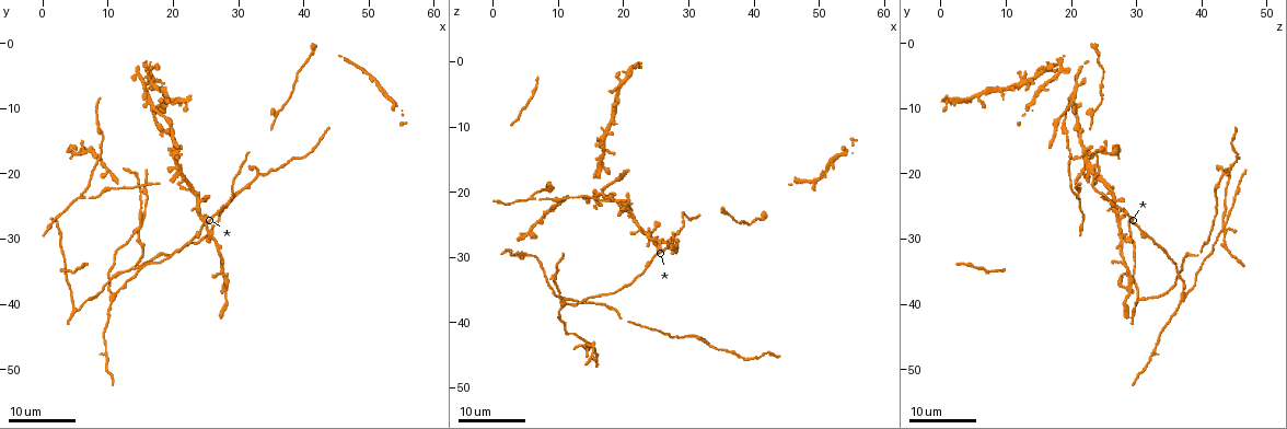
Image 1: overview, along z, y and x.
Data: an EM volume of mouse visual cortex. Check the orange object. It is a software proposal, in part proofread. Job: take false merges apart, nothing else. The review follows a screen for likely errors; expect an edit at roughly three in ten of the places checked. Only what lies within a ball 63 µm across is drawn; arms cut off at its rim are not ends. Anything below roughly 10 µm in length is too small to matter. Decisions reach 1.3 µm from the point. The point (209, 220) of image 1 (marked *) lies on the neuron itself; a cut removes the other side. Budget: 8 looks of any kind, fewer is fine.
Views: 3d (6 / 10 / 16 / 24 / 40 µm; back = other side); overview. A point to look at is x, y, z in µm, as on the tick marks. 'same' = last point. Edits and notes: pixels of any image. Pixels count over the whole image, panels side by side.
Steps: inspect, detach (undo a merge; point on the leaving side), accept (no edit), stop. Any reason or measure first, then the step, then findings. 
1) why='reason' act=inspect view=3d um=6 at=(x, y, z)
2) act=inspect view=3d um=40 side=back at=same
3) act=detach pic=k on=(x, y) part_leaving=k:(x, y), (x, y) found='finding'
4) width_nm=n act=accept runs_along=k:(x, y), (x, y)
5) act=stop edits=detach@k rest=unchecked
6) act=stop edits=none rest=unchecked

why='four arms meet' act=inspect view=3d um=16 at=(20.5, 19.5, 22.5)

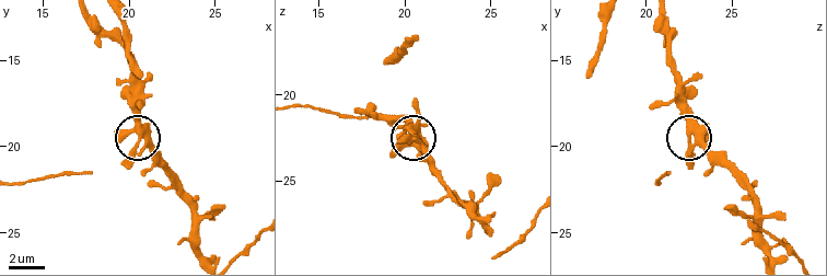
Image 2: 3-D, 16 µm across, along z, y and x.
act=inspect view=3d um=10 at=(20.5, 19.8, 22.5)

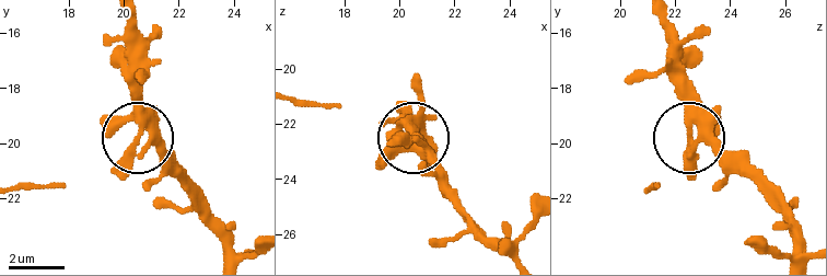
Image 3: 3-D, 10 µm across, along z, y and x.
arms=4 act=accept runs_along=3:(802, 255), (795, 227), (691, 135), (683, 46) found='one neuron here'

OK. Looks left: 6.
why='two arms in line, one across' act=inspect view=3d um=16 at=(11.0, 22.5, 21.0)

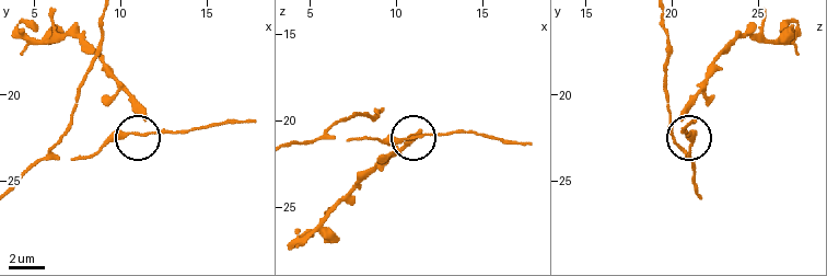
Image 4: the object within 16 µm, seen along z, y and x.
act=inspect view=3d um=10 at=(11.6, 22.3, 20.8)

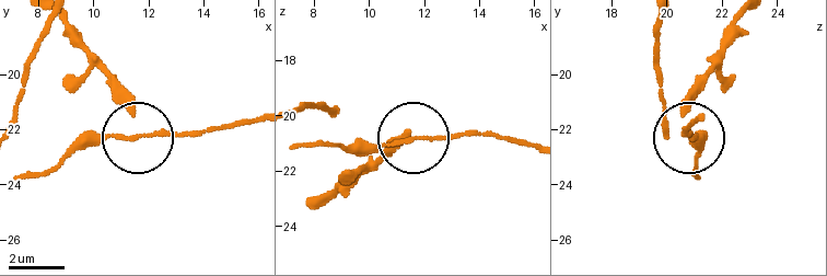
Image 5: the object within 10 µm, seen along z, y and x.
side_arm_um=15 act=accept found='all the same neuron'

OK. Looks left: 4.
why='side arm on a straight run' act=inspect view=3d um=16 at=(14.5, 35.5, 36.0)

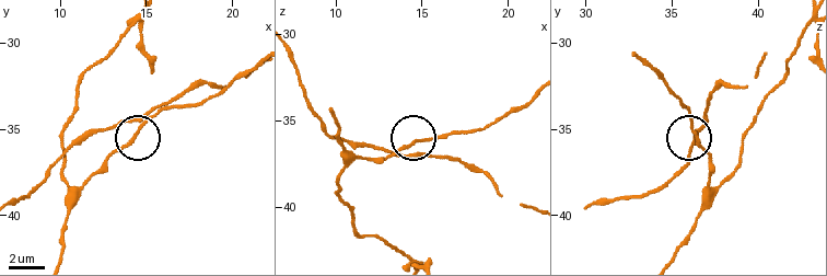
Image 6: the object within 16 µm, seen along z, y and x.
act=inspect view=3d um=6 at=(14.5, 35.0, 36.3)

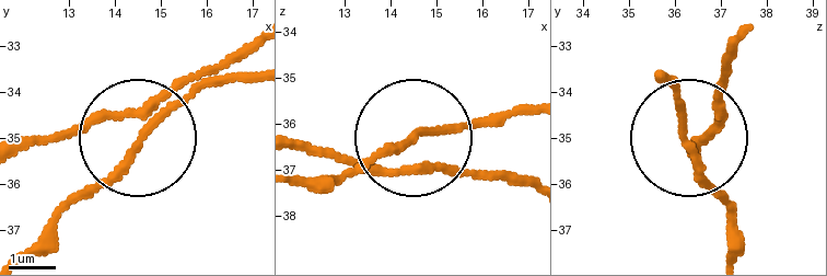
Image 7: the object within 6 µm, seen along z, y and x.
width_nm=120 act=accept runs_along=7:(655, 70), (675, 94), (695, 176), (734, 219) found='one neuron here'

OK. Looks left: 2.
why='a fork' act=inspect view=3d um=16 at=(10.5, 38.5, 37.5)

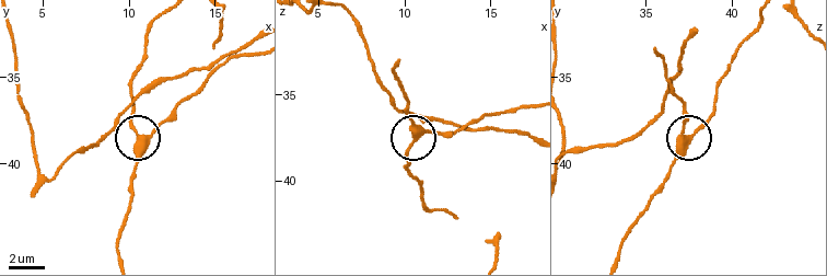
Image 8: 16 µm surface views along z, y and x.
why='zoom in' act=inspect view=3d um=6 at=(10.6, 38.6, 37.5)

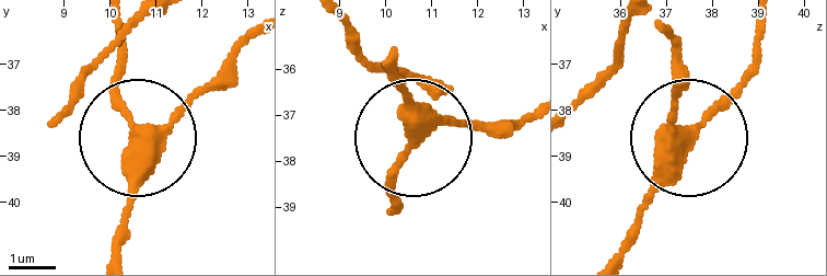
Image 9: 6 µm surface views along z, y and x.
act=accept runs_along=9:(660, 22), (683, 152), (628, 230) found='all the same neuron'

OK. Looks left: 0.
act=stop edits=none rest=unchecked

